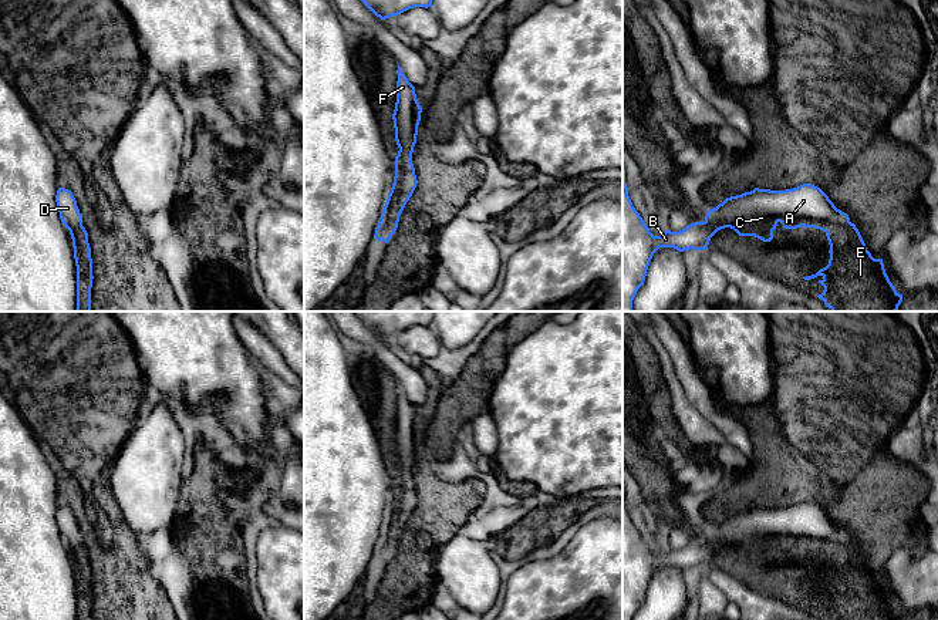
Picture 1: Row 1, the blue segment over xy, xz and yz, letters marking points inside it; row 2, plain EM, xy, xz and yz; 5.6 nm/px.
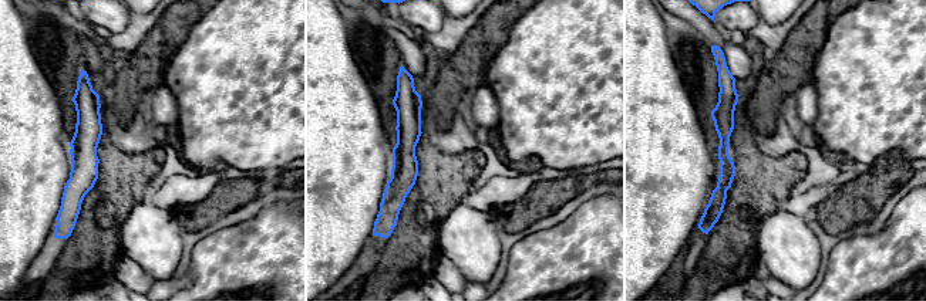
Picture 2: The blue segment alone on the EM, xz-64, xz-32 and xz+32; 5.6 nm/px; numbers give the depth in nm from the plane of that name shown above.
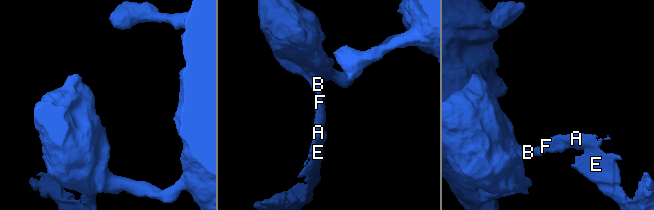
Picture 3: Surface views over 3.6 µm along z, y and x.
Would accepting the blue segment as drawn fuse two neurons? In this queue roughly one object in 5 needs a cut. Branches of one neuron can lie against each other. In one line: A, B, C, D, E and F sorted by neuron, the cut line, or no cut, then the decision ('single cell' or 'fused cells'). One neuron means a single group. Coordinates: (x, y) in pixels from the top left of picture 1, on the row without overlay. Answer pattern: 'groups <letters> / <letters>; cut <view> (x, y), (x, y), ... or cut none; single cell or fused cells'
groups A B C D E F; cut none; single cell

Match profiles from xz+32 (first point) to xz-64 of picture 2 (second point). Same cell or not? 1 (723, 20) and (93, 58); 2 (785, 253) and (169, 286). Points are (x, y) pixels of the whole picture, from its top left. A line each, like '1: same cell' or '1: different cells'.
1: different cells
2: different cells

